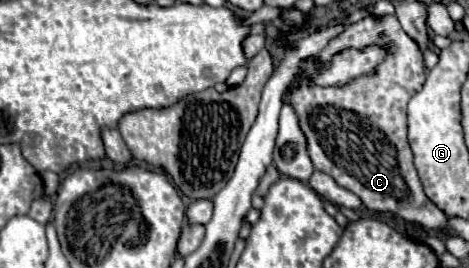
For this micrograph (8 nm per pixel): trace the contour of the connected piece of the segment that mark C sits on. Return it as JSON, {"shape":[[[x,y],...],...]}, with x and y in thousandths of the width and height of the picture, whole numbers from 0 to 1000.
{"shape":[[[787,60],[787,67],[774,67],[757,90],[748,90],[723,134],[714,134],[672,209],[672,231],[701,239],[714,216],[714,201],[723,201],[727,187],[740,187],[740,179],[774,187],[787,172],[804,172],[804,179],[825,187],[817,231],[800,246],[795,276],[757,291],[753,306],[740,306],[736,321],[672,321],[672,313],[663,313],[659,291],[633,284],[616,321],[608,381],[616,396],[625,396],[633,440],[638,440],[638,470],[655,515],[659,590],[676,634],[701,649],[727,701],[761,724],[787,784],[846,799],[859,821],[893,836],[910,858],[915,851],[949,851],[953,806],[923,754],[915,754],[915,739],[906,731],[893,657],[889,657],[889,634],[885,634],[885,612],[881,612],[881,567],[868,530],[868,425],[864,425],[868,381],[885,343],[898,336],[898,321],[906,306],[902,194],[889,172],[889,157],[881,157],[881,142],[872,142],[864,127],[864,112],[855,112],[855,90],[846,82],[842,60],[817,60],[817,67]]]}

